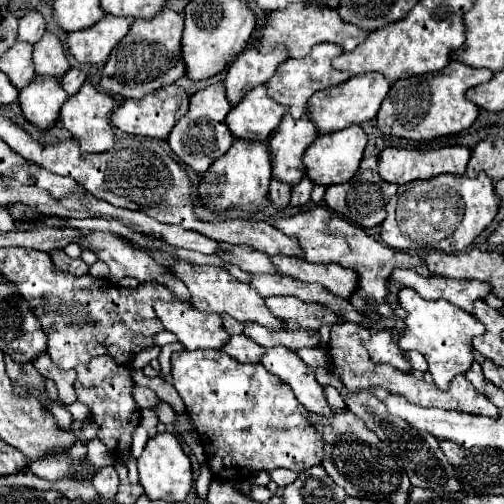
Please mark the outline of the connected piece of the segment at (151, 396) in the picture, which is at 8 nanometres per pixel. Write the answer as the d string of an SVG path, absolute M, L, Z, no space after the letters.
M135 387L135 401L137 401L137 405L141 407L141 409L153 409L153 407L157 407L159 403L161 403L161 399L155 395L155 391L151 391L151 389L147 389L147 387Z

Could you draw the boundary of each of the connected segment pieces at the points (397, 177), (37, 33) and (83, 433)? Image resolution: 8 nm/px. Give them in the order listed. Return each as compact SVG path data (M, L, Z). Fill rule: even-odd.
M453 145L453 147L443 147L443 149L433 149L433 151L417 151L417 149L395 149L395 147L387 147L381 151L379 155L379 175L383 177L383 181L387 183L409 183L415 179L431 179L437 177L441 173L453 173L453 175L465 175L465 167L467 161L471 157L471 151L467 147L461 145Z
M27 11L21 15L17 41L25 41L25 43L35 45L43 37L43 33L45 33L45 19L41 17L41 13Z
M87 420L84 421L84 424L72 424L71 430L77 440L86 443L96 437L98 425L91 420Z

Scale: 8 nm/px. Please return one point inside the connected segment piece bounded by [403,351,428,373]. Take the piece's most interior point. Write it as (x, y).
(415, 358)

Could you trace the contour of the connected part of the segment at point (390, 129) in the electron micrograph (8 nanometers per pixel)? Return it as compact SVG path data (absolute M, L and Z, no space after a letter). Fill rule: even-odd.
M449 61L445 69L435 75L425 77L407 77L391 85L387 97L381 103L381 109L375 117L375 127L383 135L393 135L411 141L431 141L445 135L455 135L473 125L477 119L477 105L465 99L465 91L487 83L493 73L489 69L473 69L459 61Z

